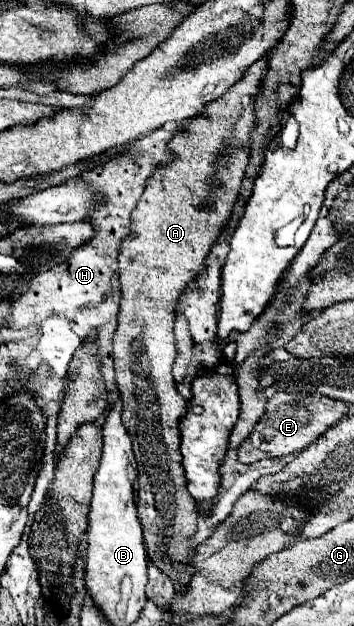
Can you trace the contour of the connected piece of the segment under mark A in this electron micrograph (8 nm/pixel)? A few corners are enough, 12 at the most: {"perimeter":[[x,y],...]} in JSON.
{"perimeter":[[256,61],[168,147],[120,245],[114,335],[150,561],[180,591],[174,317],[244,179]]}

